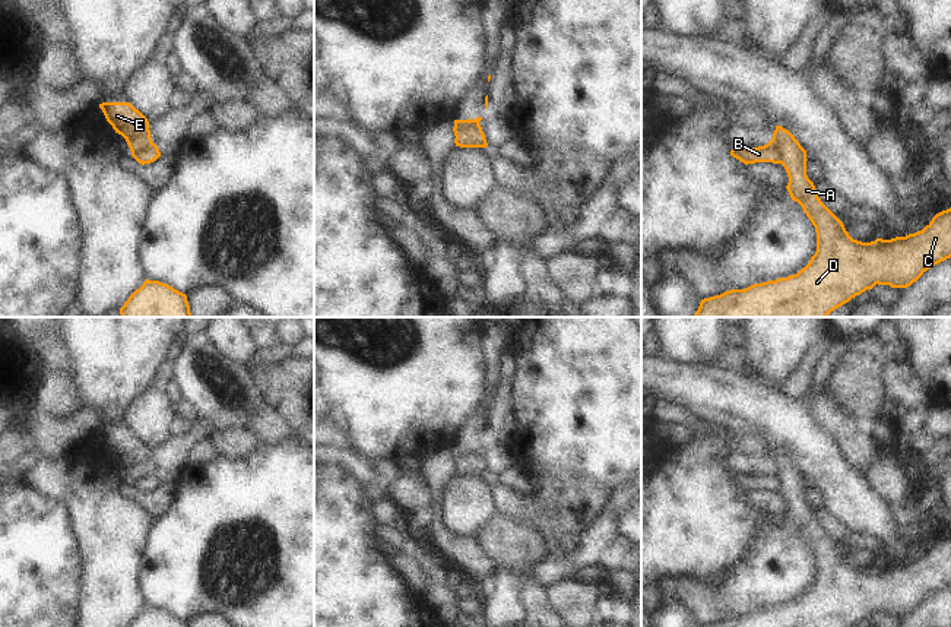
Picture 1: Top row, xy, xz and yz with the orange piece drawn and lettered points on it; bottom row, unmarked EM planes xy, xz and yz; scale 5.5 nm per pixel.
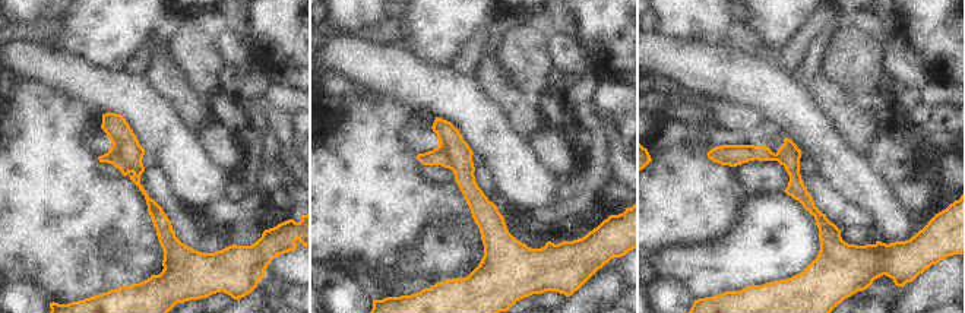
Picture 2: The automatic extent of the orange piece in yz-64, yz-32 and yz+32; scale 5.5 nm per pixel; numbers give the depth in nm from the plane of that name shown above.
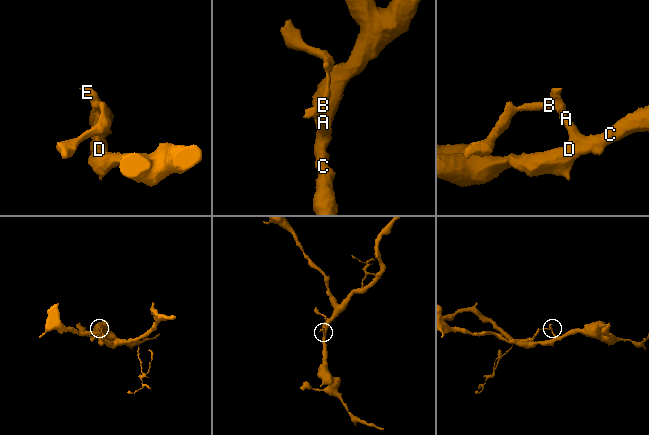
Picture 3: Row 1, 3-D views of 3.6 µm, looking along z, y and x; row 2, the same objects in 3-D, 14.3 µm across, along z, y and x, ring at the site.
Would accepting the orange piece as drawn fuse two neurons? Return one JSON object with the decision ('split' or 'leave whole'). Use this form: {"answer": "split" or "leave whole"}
{"answer": "split"}

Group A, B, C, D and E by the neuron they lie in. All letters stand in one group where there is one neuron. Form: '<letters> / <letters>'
A C D E / B

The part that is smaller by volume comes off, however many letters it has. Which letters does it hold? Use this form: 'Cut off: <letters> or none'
Cut off: B

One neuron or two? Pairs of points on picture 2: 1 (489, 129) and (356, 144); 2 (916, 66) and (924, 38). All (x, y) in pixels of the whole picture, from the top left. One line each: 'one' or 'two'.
1: two
2: two

